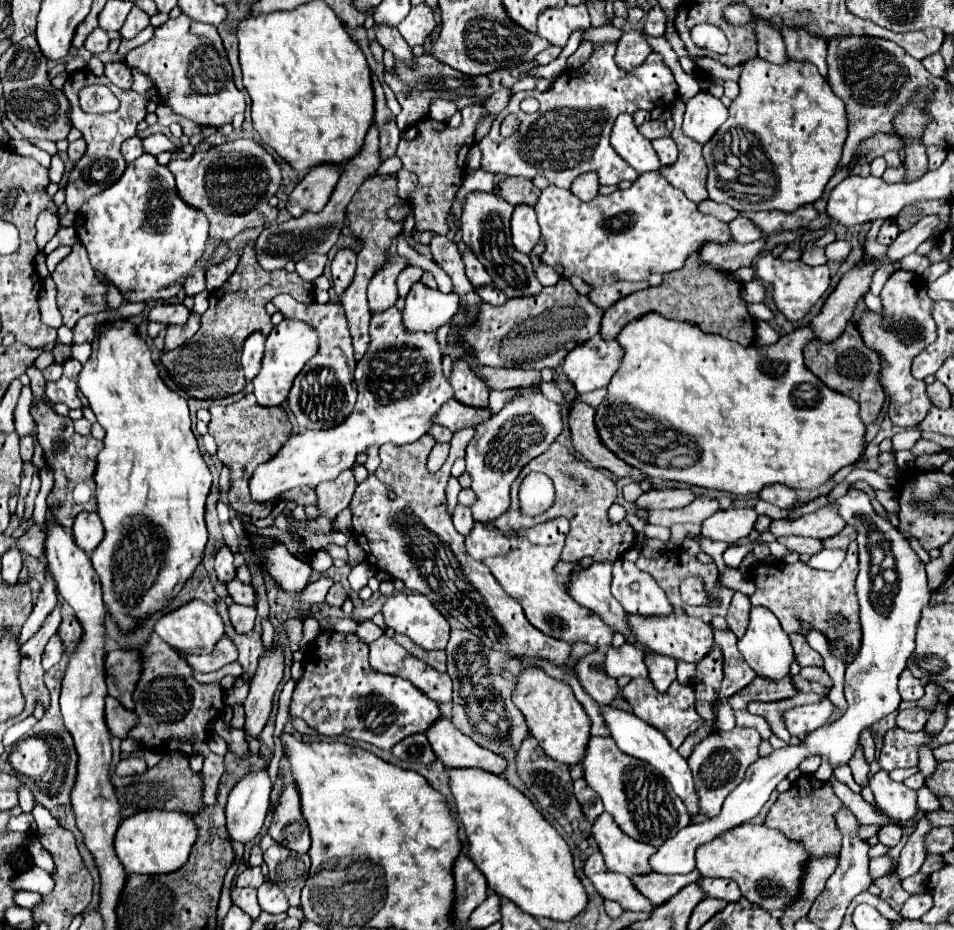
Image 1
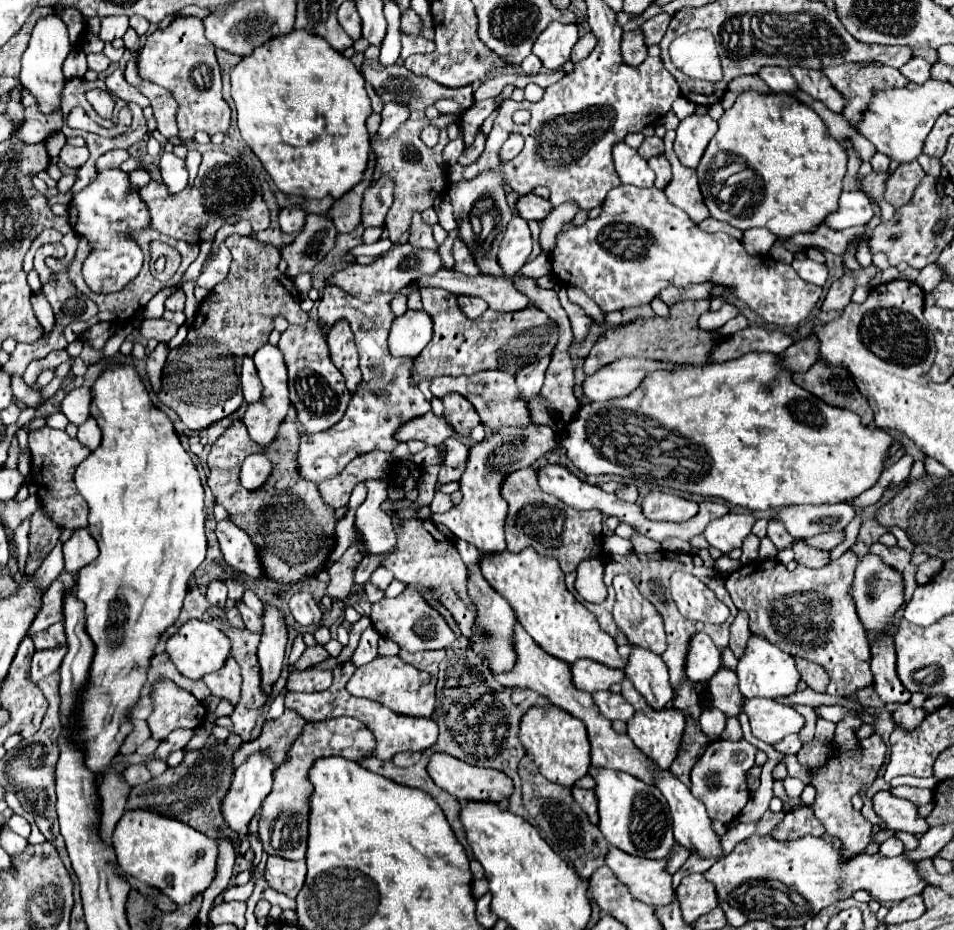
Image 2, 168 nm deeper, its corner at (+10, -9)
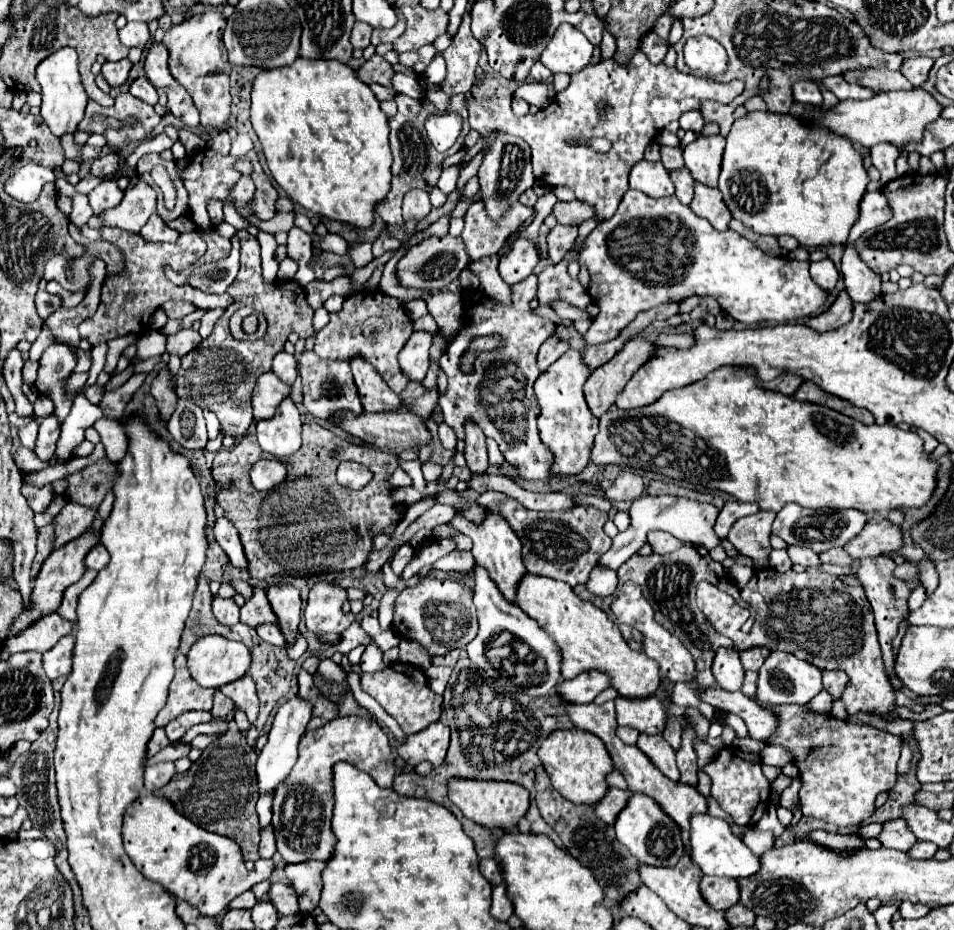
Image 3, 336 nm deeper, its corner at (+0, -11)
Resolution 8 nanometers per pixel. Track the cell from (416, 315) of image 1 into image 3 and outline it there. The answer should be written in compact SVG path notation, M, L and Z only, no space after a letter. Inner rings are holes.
M416 331L408 339L406 347L400 351L400 369L410 381L422 381L428 373L430 359L428 349L432 345L432 335L426 331Z

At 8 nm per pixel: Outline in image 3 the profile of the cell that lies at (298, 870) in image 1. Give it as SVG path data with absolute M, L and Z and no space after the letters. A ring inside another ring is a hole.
M306 861L296 865L286 865L286 875L298 895L308 895L314 903L320 899L322 891L322 871L326 863L322 861Z

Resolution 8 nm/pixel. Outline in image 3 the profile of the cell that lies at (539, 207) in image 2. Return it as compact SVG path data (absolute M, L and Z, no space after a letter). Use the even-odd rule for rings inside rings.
M558 201L554 205L552 213L556 215L558 223L562 223L562 225L580 225L580 223L596 217L594 207L588 207L586 203L580 203L580 201L570 201L570 203Z

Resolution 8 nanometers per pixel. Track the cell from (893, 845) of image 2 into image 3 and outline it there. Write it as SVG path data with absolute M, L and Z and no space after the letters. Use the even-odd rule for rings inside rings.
M918 841L910 851L908 855L912 855L914 859L932 859L936 855L938 847L934 843L928 843L928 841Z

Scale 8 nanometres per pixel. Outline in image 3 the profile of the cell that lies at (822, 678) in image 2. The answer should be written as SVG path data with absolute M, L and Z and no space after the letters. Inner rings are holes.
M824 671L824 673L822 673L822 679L824 679L826 691L828 691L834 699L840 699L842 693L844 693L844 687L848 685L848 675L846 675L844 671Z

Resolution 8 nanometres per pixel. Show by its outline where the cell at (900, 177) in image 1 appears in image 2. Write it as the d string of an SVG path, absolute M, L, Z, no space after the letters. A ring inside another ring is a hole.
M918 161L914 163L902 163L898 165L896 171L890 173L890 177L886 179L886 187L884 187L884 199L894 205L894 207L902 207L906 203L912 201L914 189L918 187L918 183L924 177L924 169L918 165Z

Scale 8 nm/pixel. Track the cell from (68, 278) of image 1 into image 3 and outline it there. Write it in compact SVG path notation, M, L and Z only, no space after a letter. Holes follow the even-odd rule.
M82 227L84 235L90 239L106 239L118 247L130 247L130 261L126 263L126 271L122 271L117 275L107 275L101 288L102 301L98 305L98 311L86 319L82 325L78 326L79 333L82 333L82 339L90 341L90 345L98 345L122 335L144 335L148 331L148 323L150 317L154 315L154 311L170 299L178 299L178 301L190 301L194 307L202 307L202 309L226 309L232 302L233 298L228 293L220 295L208 295L202 293L198 289L192 287L178 287L172 285L166 277L164 277L164 267L170 265L170 261L182 261L182 263L194 263L198 261L204 251L206 251L206 243L202 241L202 237L198 235L198 231L180 235L176 243L146 243L138 233L130 233L130 231L122 231L122 229L88 229Z

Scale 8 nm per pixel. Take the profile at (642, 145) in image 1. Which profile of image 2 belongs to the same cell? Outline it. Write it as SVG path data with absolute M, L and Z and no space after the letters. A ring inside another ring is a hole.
M616 143L612 149L612 159L622 183L636 185L636 187L654 185L654 171L648 167L646 159L638 155L636 149L628 147L626 143Z

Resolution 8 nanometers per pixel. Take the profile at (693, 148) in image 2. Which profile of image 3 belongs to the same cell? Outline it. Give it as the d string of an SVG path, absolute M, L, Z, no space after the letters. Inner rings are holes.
M698 137L690 145L684 147L684 161L690 169L694 181L704 183L708 187L718 187L720 175L720 159L724 153L724 137Z

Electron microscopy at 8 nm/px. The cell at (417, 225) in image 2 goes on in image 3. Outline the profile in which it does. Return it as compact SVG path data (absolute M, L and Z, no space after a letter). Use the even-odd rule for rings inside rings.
M408 191L404 195L404 219L418 219L422 221L430 213L430 199L426 191Z

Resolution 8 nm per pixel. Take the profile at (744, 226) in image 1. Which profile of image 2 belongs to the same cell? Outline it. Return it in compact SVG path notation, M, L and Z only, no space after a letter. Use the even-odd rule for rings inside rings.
M746 229L742 237L742 247L750 255L766 255L774 241L776 237L768 229Z

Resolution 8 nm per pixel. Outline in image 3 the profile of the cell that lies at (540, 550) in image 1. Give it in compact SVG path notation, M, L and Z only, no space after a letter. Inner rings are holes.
M526 573L518 585L516 605L532 617L562 651L562 677L572 679L584 671L602 671L610 677L610 687L626 699L652 697L660 687L660 667L644 651L634 651L624 641L616 623L590 601L582 601L568 583Z

